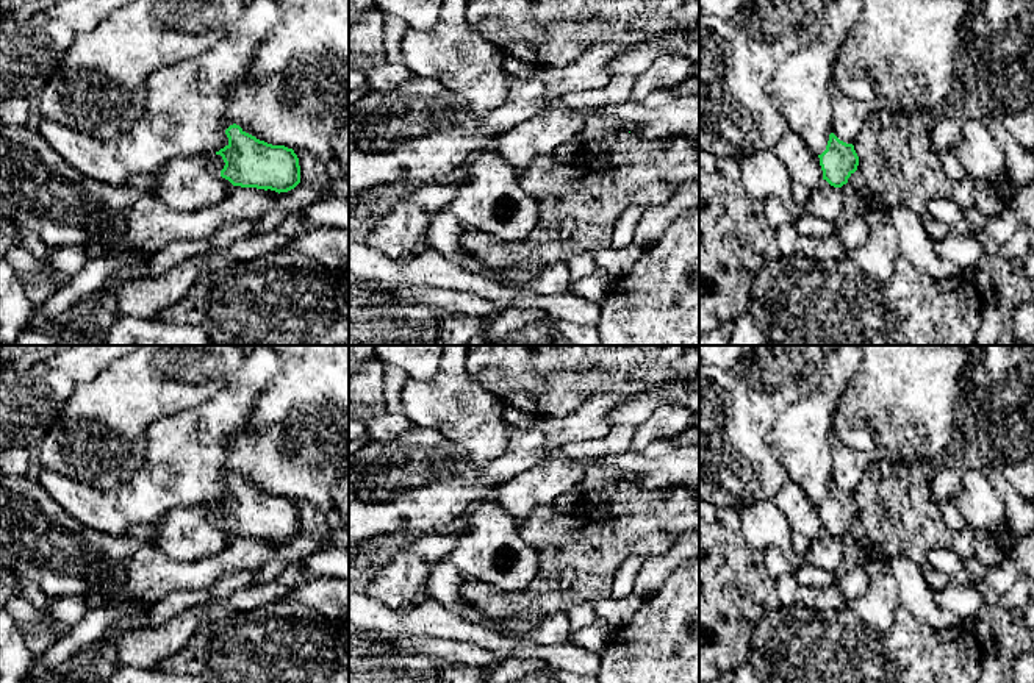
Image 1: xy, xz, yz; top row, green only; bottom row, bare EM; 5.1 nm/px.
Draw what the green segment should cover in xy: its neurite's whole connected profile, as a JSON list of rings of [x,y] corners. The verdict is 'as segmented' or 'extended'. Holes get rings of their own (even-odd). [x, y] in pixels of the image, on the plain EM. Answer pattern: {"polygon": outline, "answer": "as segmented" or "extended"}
{"polygon": [[[233,474],[225,480],[228,494],[216,502],[225,516],[221,527],[233,536],[288,542],[300,533],[299,508],[293,499],[272,495]]], "answer": "as segmented"}

